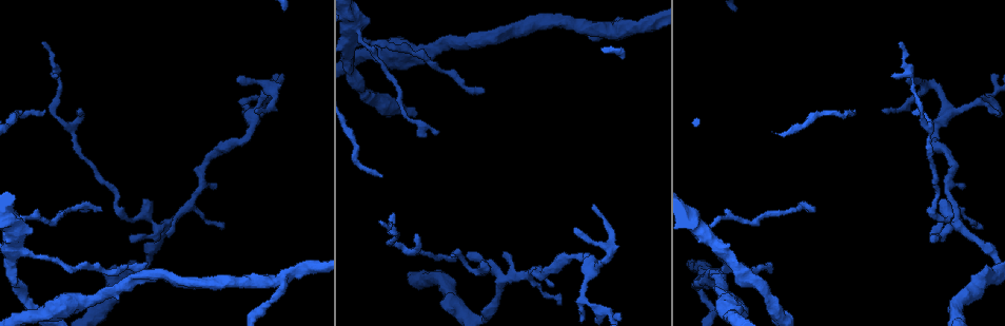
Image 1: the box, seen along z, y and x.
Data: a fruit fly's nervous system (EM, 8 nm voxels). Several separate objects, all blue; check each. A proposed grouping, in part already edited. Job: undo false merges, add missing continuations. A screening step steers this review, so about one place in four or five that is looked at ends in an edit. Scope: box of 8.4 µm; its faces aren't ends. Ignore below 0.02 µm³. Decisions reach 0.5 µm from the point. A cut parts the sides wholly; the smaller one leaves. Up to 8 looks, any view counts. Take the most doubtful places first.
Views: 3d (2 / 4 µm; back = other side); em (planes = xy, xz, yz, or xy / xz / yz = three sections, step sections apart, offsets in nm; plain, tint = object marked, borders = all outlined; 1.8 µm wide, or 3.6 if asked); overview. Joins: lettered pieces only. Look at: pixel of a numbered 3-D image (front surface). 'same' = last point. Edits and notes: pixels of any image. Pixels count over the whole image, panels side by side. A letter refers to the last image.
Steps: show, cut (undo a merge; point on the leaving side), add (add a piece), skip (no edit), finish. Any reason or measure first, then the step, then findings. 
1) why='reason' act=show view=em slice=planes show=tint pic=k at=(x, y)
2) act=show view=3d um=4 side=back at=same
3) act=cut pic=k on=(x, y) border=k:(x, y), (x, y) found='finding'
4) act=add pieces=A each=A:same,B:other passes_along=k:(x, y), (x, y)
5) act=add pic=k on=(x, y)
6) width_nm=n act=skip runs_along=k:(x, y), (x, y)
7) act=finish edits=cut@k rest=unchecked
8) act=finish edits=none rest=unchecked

why='a fork' act=show view=3d um=2 pic=1 at=(277, 282)

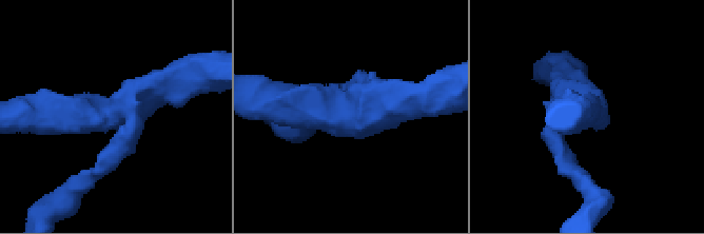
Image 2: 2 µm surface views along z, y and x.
arms=3 arm_widths_nm=180,280,300 act=show view=em slice=planes show=borders pic=2 at=(347, 106)

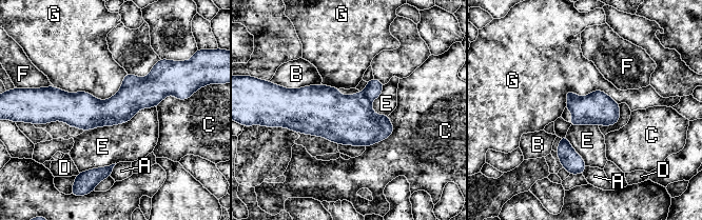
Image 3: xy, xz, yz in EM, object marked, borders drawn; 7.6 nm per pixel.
act=cut pic=3 on=(373, 88) each=A:other,B:other,C:other,D:other,E:other,F:other,G:other border=3:(363, 93), (371, 100) found='two neurons meet here'

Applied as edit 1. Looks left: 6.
why='branch stops here' act=show view=em slice=planes show=tint pic=1 at=(146, 263)

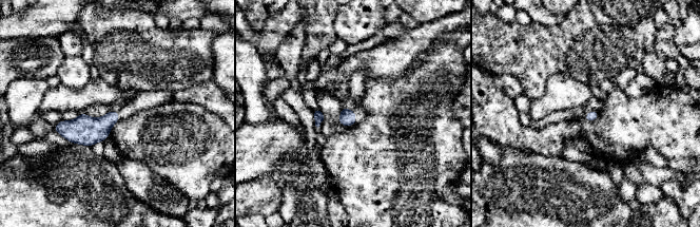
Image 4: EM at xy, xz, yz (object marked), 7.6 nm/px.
act=show view=em slice=planes show=borders at=same

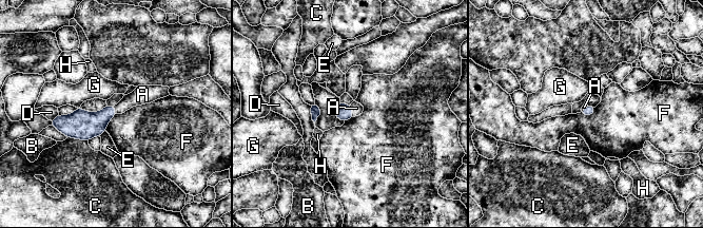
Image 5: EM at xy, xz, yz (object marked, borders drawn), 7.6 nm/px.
longest_contact=C:170nm act=add pieces=A each=A:same,B:other,C:other,D:other,E:other,F:other,G:other,H:other found='it goes on there'

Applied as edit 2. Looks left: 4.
why='an open end' act=show view=em slice=xz step=16 show=borders pic=1 at=(43, 43)

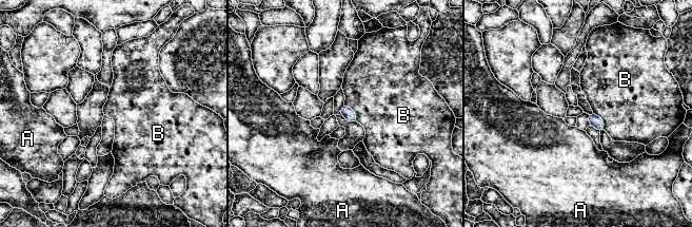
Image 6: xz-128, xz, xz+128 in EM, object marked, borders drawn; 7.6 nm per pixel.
act=show view=em slice=yz step=4 show=borders at=same

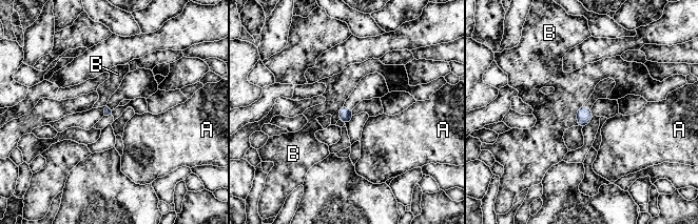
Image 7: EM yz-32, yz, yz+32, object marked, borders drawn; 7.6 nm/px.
act=skip each=A:other,B:other border=7:(582, 105), (577, 112), (577, 125) found='no lettered piece goes on from it'

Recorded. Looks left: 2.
act=finish edits=cut@3,add@5 rest=unchecked

